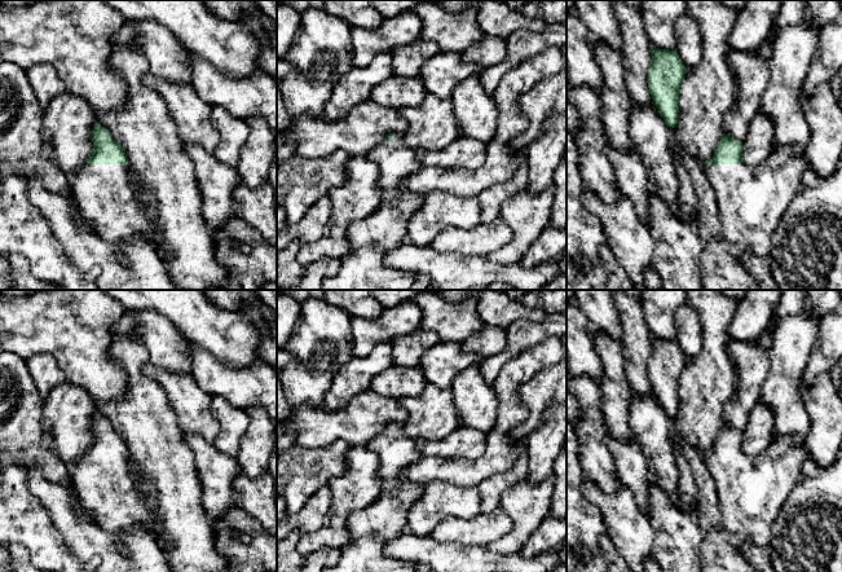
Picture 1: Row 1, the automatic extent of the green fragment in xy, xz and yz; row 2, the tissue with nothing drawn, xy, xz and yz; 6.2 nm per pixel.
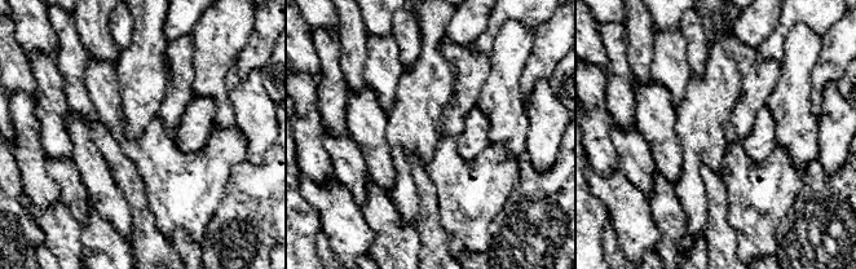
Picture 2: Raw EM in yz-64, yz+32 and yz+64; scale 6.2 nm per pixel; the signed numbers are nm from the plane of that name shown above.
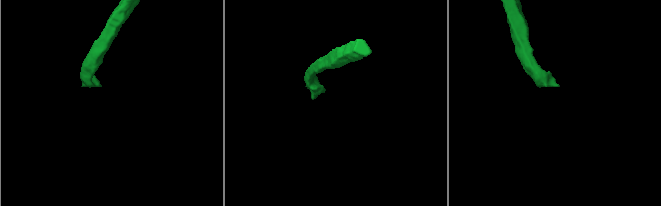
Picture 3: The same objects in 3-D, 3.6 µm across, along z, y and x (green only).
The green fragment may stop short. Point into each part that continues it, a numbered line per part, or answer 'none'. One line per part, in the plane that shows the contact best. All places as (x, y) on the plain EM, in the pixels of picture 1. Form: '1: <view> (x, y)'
1: xy (106, 487)

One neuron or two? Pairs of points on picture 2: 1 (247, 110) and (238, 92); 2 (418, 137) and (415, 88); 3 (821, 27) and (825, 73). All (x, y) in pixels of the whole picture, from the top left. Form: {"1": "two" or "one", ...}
{"1": "one", "2": "one", "3": "two"}

